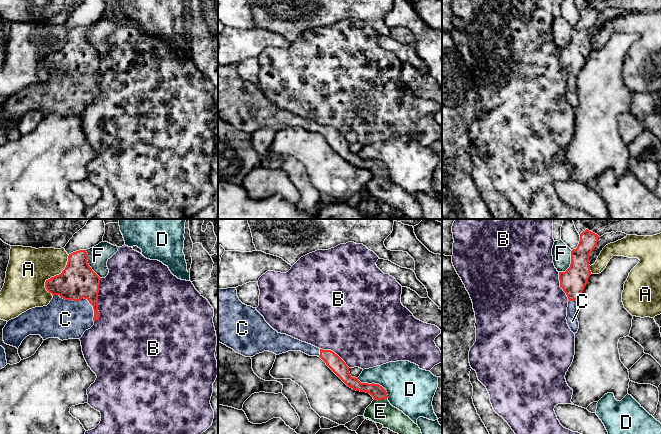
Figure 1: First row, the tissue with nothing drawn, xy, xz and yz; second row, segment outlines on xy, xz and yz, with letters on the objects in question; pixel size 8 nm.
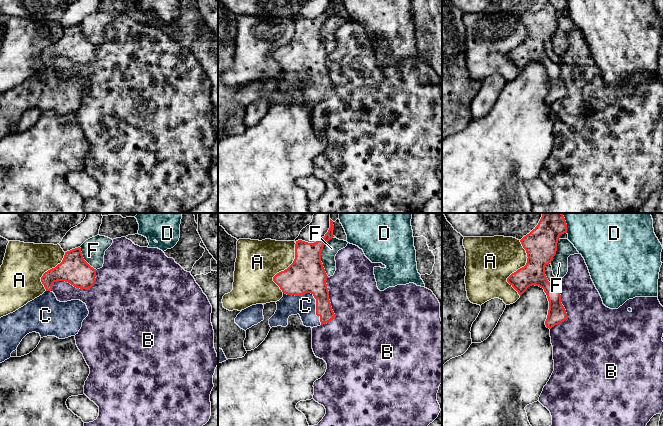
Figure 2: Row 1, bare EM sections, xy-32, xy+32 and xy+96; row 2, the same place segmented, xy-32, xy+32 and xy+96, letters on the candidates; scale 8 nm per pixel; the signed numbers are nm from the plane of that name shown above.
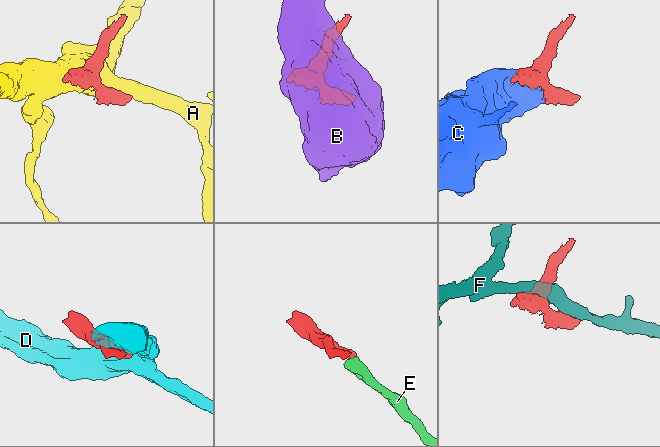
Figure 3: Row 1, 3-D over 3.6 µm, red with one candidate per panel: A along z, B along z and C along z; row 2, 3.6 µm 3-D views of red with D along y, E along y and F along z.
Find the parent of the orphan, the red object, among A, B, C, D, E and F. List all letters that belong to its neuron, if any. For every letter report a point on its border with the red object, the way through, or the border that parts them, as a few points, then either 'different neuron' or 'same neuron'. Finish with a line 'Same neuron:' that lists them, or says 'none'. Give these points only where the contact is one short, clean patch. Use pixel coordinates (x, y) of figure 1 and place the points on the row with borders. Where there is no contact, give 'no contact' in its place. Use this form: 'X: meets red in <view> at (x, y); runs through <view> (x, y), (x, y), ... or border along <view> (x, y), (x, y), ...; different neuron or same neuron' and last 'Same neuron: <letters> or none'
A: meets red in xy at (56, 275); different neuron
B: meets red in xy at (97, 300); different neuron
C: meets red in xy at (81, 298); same neuron
D: meets red in xz at (375, 384); different neuron
E: meets red in xz at (380, 399); runs through xz (376, 391), (380, 399), (380, 411); same neuron
F: meets red in xy at (88, 264); different neuron
Same neuron: C, E

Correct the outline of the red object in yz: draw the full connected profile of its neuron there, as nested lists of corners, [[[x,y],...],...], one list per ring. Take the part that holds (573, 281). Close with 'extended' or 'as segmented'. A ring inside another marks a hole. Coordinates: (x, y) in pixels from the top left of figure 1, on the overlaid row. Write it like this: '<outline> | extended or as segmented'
[[[588,229],[580,234],[576,249],[571,251],[571,264],[565,272],[559,272],[560,287],[568,297],[567,324],[575,334],[579,329],[577,300],[591,275],[589,255],[595,249],[599,236]]] | extended

